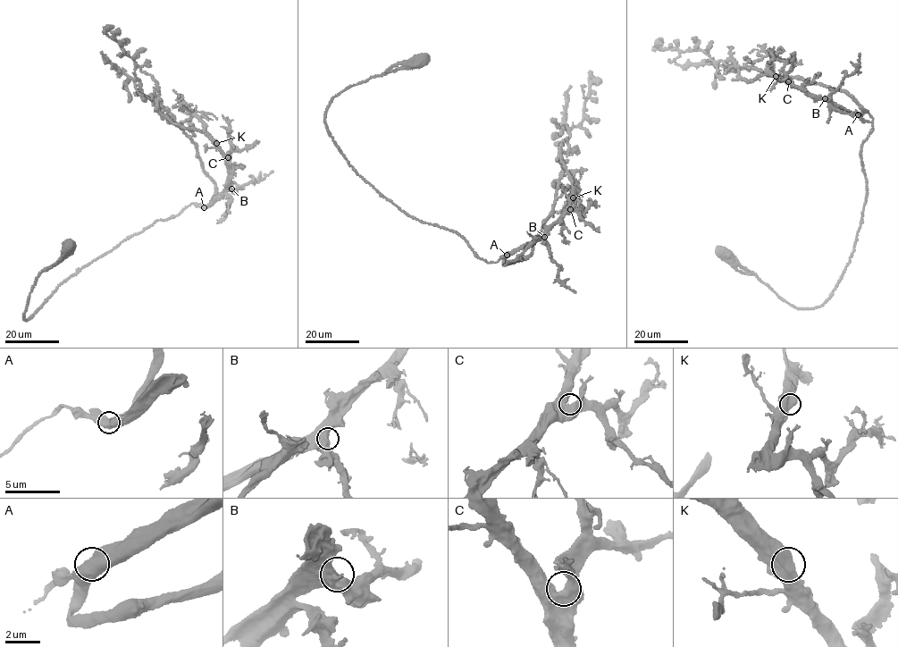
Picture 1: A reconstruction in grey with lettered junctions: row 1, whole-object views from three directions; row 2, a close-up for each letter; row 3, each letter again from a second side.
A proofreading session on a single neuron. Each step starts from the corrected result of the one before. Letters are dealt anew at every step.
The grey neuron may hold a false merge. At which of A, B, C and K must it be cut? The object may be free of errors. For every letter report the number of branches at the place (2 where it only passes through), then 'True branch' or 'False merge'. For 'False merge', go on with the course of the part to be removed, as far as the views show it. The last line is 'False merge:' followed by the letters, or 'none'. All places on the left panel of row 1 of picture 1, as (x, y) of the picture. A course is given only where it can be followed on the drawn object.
A: Branches: 2. True branch
B: Branches: 2. True branch
C: Branches: 2. True branch
K: Branches: 2. True branch
False merge: none

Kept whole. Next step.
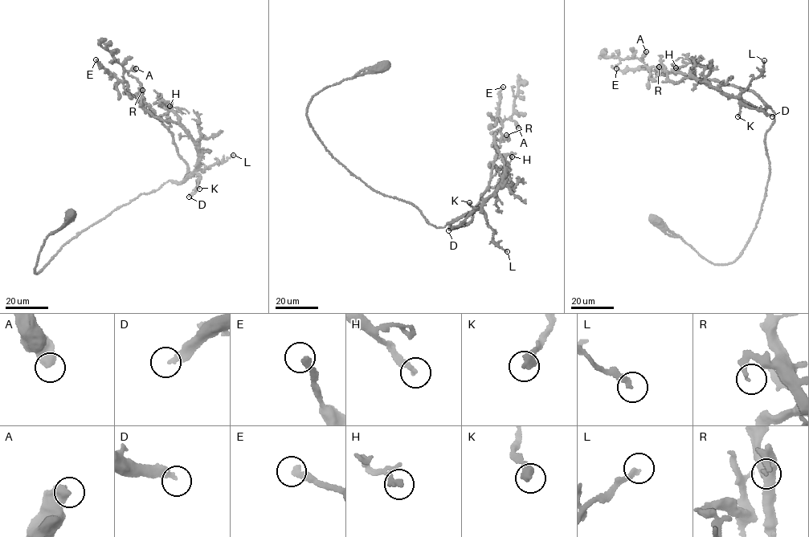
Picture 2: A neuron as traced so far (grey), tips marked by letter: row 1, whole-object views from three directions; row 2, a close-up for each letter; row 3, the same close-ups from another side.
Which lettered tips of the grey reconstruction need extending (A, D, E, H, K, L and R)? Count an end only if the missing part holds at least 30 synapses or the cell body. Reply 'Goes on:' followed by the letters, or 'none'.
Goes on: D

